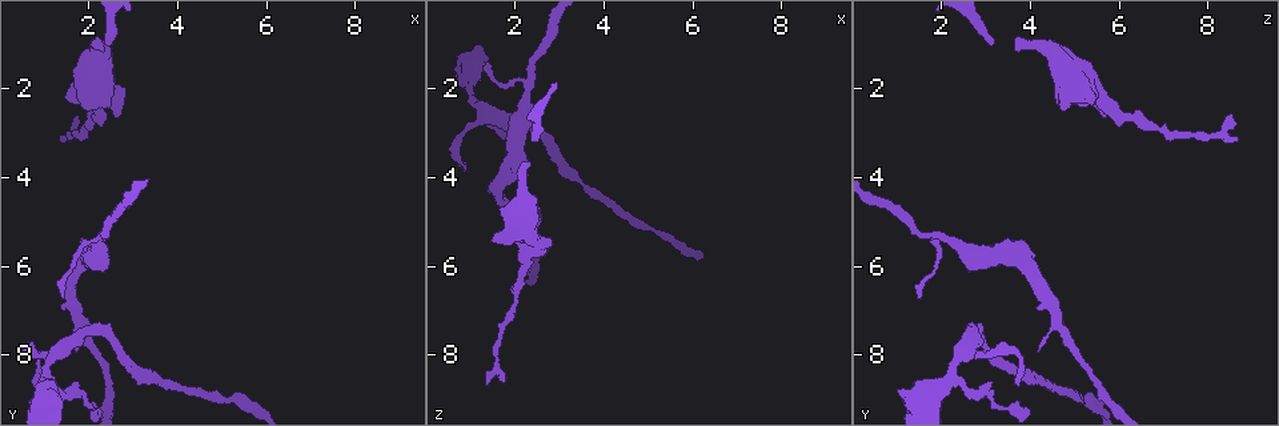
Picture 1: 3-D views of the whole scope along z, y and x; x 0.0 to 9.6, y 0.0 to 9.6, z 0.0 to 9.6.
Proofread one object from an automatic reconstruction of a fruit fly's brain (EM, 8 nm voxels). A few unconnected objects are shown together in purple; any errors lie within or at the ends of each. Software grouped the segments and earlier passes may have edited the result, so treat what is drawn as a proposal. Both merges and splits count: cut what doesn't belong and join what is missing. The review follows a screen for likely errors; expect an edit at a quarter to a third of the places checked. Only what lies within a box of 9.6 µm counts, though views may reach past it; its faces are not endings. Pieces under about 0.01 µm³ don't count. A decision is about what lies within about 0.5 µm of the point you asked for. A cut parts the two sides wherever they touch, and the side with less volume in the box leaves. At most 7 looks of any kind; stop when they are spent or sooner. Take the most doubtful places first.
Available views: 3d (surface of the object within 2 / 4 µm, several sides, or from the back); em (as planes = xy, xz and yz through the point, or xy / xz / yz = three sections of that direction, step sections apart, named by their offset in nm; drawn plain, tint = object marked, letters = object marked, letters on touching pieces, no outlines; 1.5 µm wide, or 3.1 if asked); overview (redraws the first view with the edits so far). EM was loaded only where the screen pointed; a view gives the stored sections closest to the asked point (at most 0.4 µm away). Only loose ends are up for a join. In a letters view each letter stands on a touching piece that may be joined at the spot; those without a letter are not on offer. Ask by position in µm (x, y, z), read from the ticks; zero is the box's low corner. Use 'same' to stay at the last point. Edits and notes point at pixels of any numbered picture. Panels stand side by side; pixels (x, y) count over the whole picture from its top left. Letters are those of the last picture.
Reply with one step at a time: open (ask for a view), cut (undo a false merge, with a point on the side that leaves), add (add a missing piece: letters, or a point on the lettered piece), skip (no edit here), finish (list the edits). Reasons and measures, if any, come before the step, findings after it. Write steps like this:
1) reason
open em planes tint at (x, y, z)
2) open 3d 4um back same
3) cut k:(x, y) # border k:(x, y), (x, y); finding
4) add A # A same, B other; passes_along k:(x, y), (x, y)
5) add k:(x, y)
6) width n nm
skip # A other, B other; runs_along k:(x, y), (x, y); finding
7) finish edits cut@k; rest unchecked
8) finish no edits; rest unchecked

open 3d 4um at (1.40, 3.15, 8.65)

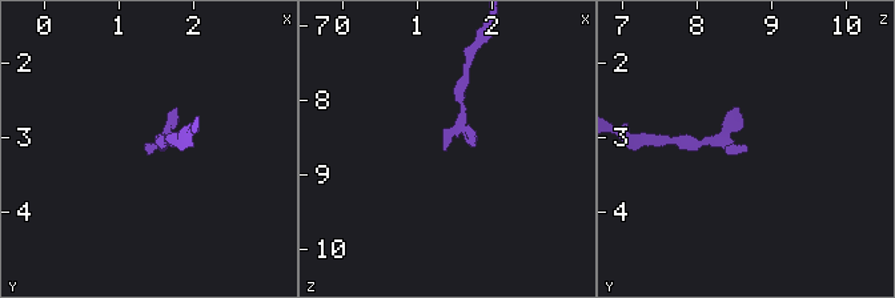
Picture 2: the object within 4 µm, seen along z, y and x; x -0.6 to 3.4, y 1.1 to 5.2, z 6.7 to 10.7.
shape alone is not enough
open em xy step 4 tint at (1.35, 3.20, 8.65)

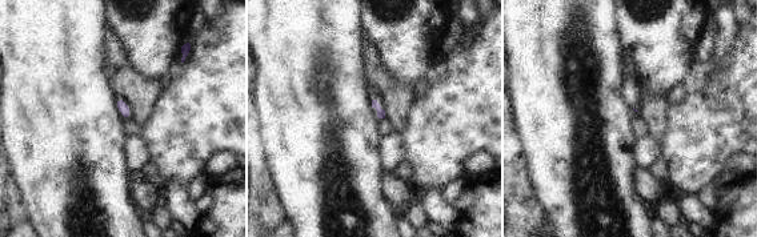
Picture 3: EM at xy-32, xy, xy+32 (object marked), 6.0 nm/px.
open em planes letters same

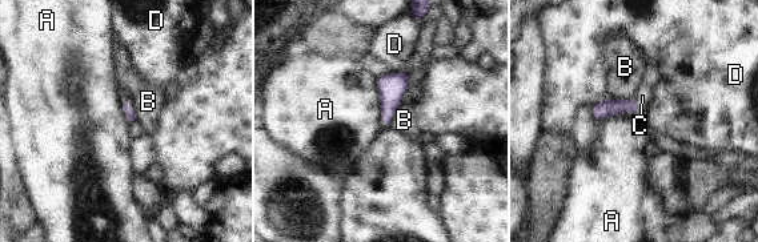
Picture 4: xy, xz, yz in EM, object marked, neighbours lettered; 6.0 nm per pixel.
longest_contact B 150 nm
add C # A other, B other, C same, D other; the cell continues

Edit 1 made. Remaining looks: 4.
open overview

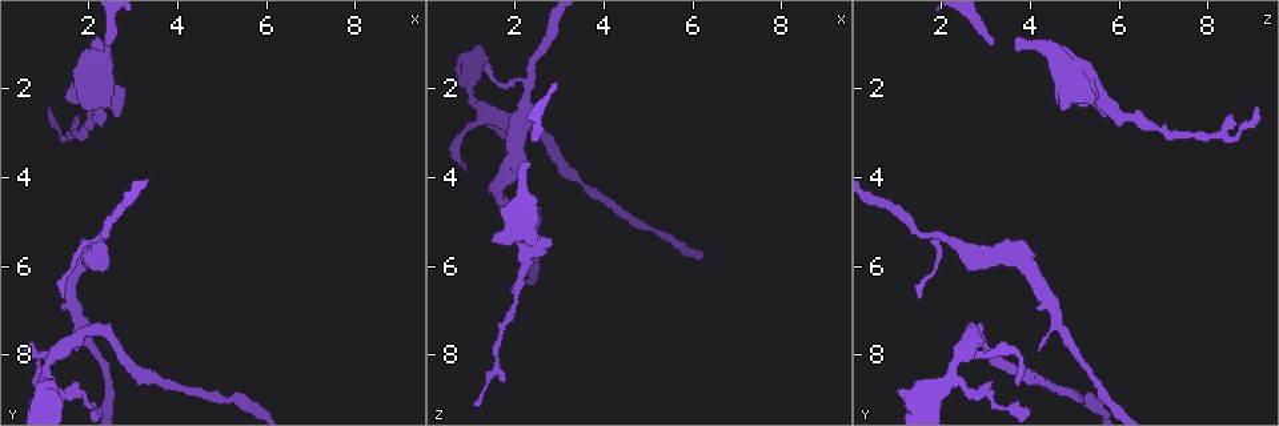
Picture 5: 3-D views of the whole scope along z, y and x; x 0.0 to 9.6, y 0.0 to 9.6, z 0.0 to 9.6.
thin end
open 3d 2um at (0.80, 8.70, 3.70)

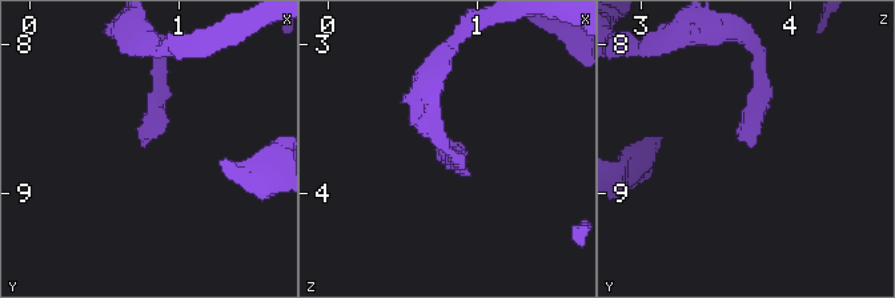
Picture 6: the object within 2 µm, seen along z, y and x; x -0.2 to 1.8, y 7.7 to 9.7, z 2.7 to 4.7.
open em xy step 8 letters at (0.76, 8.64, 3.68)

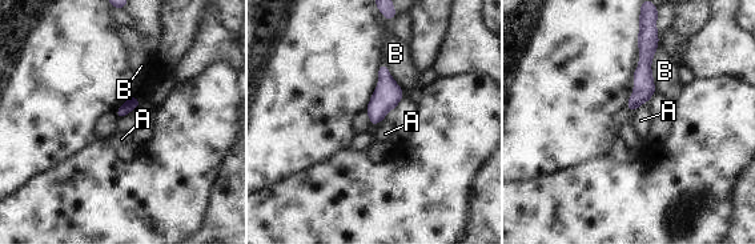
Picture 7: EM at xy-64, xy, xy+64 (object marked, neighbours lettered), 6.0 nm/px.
skip # A other, B other; border 7:(649, 100), (645, 100), (634, 112); none of them fits

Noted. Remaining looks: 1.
tapers out
open em planes letters at (1.40, 6.65, 1.60)

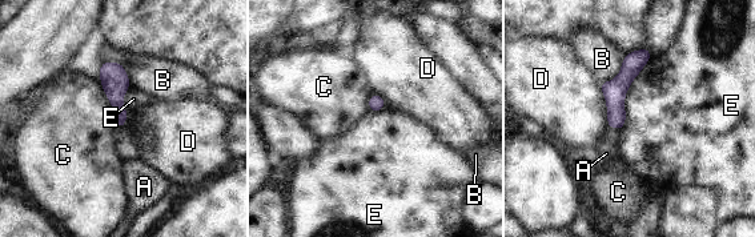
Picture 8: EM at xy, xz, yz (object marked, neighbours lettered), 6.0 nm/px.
add A # A same, B other, C other, D other, E other; the cell continues

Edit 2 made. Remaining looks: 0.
finish edits add@4, add@8; rest unchecked

